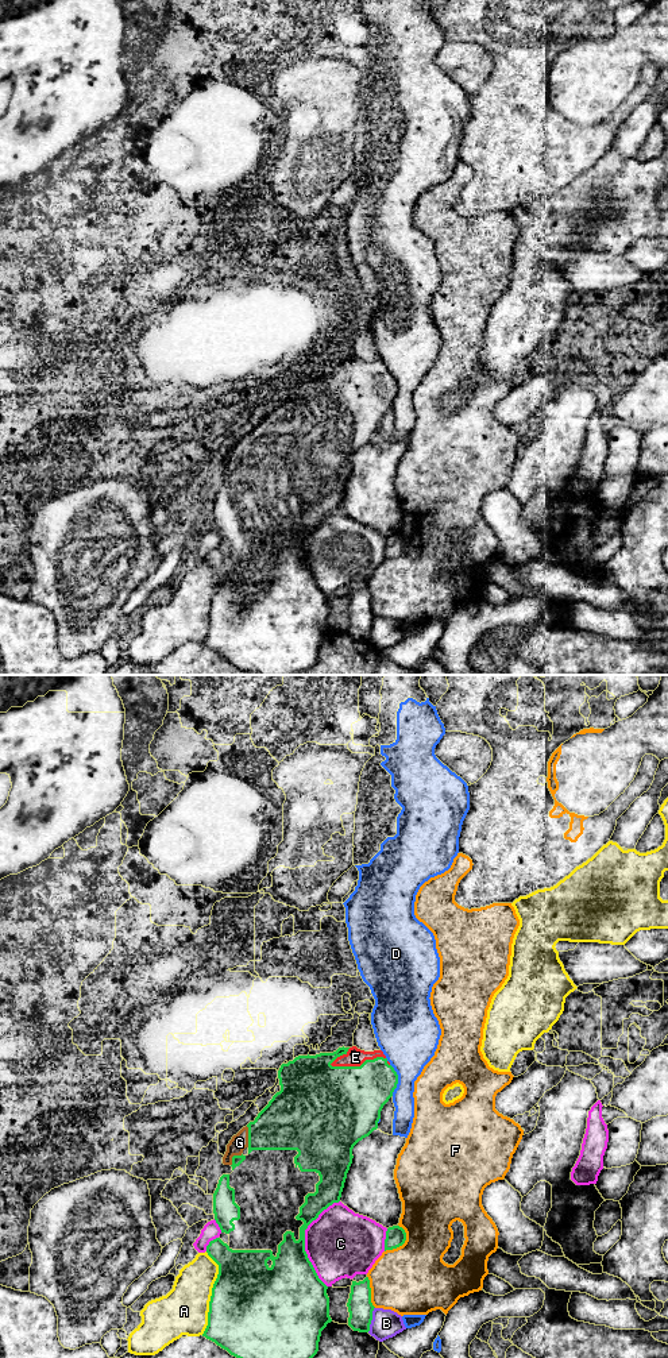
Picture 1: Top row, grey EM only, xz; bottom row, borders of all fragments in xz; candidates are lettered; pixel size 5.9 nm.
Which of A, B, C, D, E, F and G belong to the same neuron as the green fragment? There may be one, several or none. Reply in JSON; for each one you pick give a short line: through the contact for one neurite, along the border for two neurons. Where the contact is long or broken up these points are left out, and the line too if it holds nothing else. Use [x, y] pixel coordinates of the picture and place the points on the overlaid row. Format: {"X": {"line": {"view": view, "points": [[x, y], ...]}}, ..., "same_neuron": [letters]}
{"G": {"line": {"view": "xz", "points": [[288, 1122], [266, 1133], [248, 1137], [239, 1142]]}}, "same_neuron": ["E", "G"]}

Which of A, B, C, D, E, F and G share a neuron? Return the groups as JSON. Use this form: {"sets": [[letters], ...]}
{"sets": [["A"], ["B"], ["C"], ["D"], ["E", "G"], ["F"]]}

